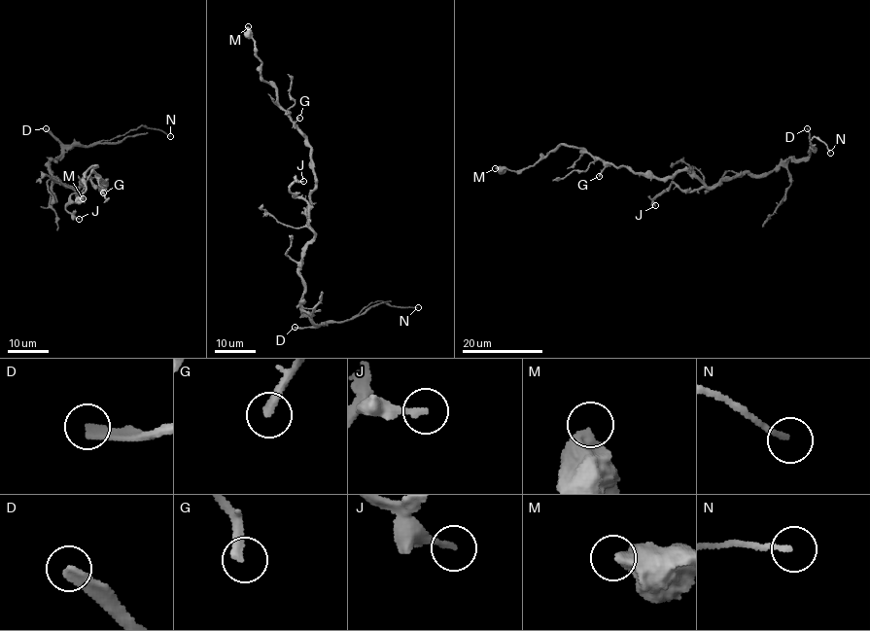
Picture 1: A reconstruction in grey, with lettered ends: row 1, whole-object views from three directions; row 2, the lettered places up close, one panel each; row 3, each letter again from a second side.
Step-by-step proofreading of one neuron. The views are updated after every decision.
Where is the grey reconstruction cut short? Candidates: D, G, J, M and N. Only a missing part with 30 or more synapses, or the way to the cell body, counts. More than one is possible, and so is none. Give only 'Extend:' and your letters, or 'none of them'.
Extend: D, N

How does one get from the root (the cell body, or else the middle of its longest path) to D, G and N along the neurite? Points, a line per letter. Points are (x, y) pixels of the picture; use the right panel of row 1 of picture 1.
D: (706, 186), (715, 188), (722, 181), (746, 173), (772, 172), (789, 158), (803, 159), (811, 150), (807, 128)
G: (706, 186), (690, 169), (675, 172), (672, 176), (656, 178), (633, 173), (624, 166), (608, 164), (599, 176)
N: (706, 186), (804, 159), (817, 150), (813, 137), (830, 153)

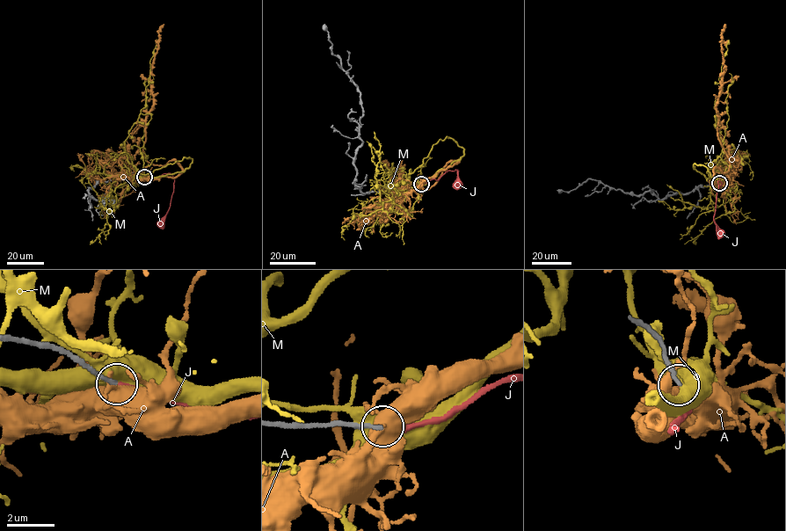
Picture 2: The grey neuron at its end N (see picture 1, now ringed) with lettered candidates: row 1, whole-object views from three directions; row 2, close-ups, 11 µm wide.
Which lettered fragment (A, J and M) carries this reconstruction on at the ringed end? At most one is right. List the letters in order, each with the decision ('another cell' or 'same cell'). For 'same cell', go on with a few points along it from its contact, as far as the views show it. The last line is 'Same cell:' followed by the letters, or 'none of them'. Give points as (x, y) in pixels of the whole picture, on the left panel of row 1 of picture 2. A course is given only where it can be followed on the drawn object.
A: another cell
J: same cell; course (144, 178), (156, 179), (163, 174), (171, 173), (174, 179), (169, 210), (161, 224)
M: another cell
Same cell: J

